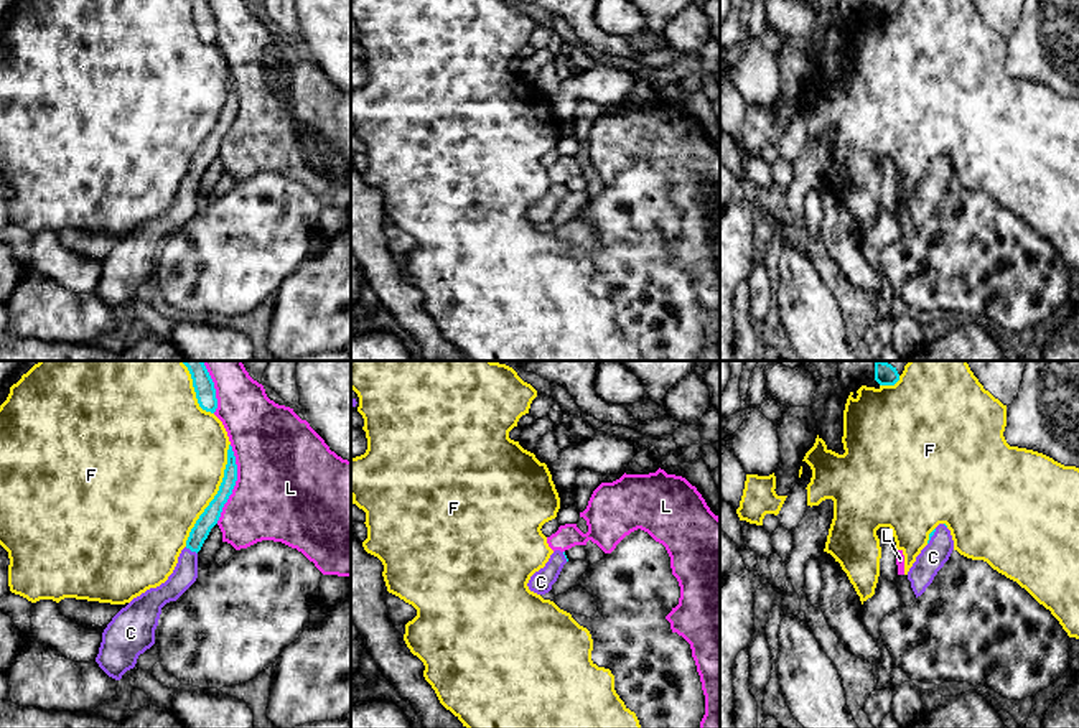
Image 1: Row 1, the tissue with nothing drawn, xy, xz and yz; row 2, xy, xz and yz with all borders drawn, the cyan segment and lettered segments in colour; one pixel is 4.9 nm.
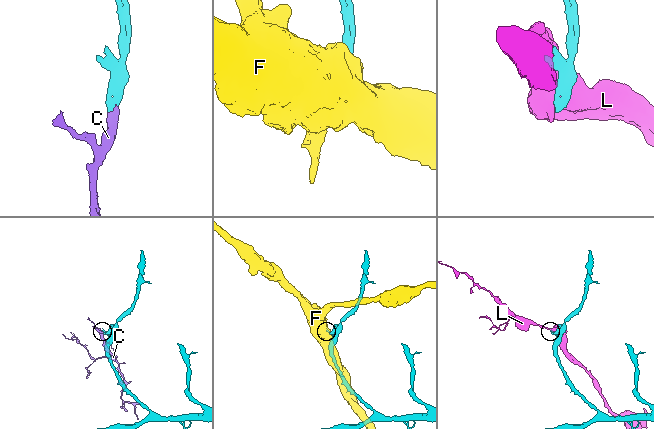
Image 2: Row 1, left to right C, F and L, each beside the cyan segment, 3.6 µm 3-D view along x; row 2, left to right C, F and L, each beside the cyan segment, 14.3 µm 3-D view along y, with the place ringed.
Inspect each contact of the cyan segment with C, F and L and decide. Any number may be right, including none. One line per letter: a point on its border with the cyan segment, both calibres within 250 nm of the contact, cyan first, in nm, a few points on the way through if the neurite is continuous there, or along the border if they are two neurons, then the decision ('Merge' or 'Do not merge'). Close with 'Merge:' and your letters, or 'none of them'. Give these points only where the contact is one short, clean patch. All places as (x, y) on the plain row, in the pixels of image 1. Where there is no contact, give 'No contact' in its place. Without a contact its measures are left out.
C: Touches cyan at xy (191, 182). Thickness 90 nm (cyan) against 120 nm. Path across: xy (208, 150), (191, 182), (185, 205). Merge
F: Touches cyan at xy (216, 126). Thickness 90 nm (cyan) against 480 nm. Do not merge
L: Touches cyan at xy (234, 116). Thickness 90 nm (cyan) against 480 nm. Do not merge
Merge: C

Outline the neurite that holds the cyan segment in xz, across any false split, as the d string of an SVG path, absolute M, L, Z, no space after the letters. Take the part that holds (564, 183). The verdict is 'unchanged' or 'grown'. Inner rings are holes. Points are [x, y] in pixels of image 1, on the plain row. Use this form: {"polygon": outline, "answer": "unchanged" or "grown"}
{"polygon": "M555 181L544 199L535 203L527 217L537 226L545 226L552 221L552 216L557 212L563 196L568 193L565 183Z", "answer": "grown"}

